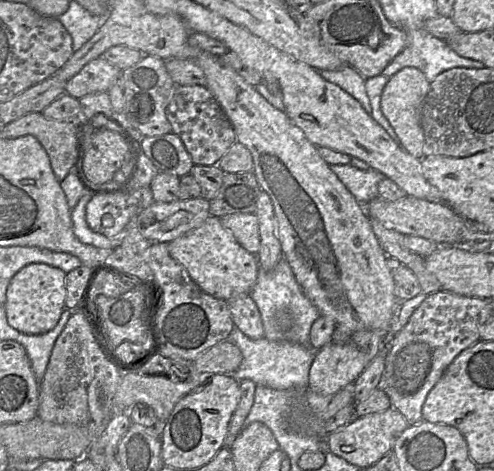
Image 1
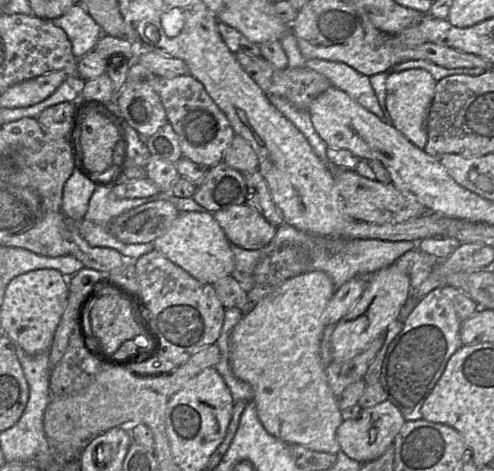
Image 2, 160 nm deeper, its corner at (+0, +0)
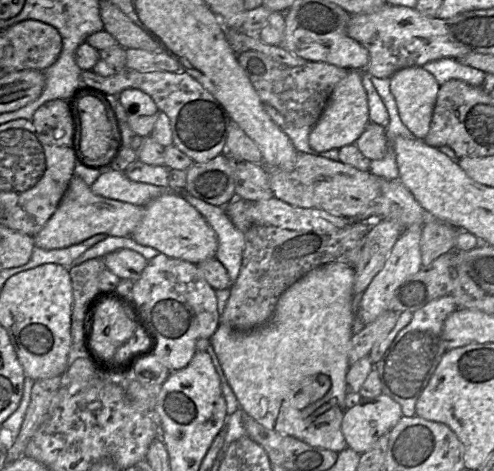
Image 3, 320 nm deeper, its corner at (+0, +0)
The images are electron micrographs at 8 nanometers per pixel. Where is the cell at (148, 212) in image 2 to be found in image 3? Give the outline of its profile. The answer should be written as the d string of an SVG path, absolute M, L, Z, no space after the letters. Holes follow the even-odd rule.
M74 174L56 211L34 236L34 244L45 250L53 250L79 244L96 234L131 236L144 214L145 206L97 195L82 178Z

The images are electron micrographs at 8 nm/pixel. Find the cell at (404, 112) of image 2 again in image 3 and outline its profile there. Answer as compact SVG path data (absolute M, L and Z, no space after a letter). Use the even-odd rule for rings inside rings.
M421 66L403 68L389 80L401 121L415 138L423 140L430 128L438 82Z

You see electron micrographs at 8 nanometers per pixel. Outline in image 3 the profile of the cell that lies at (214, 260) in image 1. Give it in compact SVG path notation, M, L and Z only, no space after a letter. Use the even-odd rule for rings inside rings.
M169 193L145 206L145 214L131 236L140 245L195 265L214 258L218 249L217 236L205 218L184 198Z

